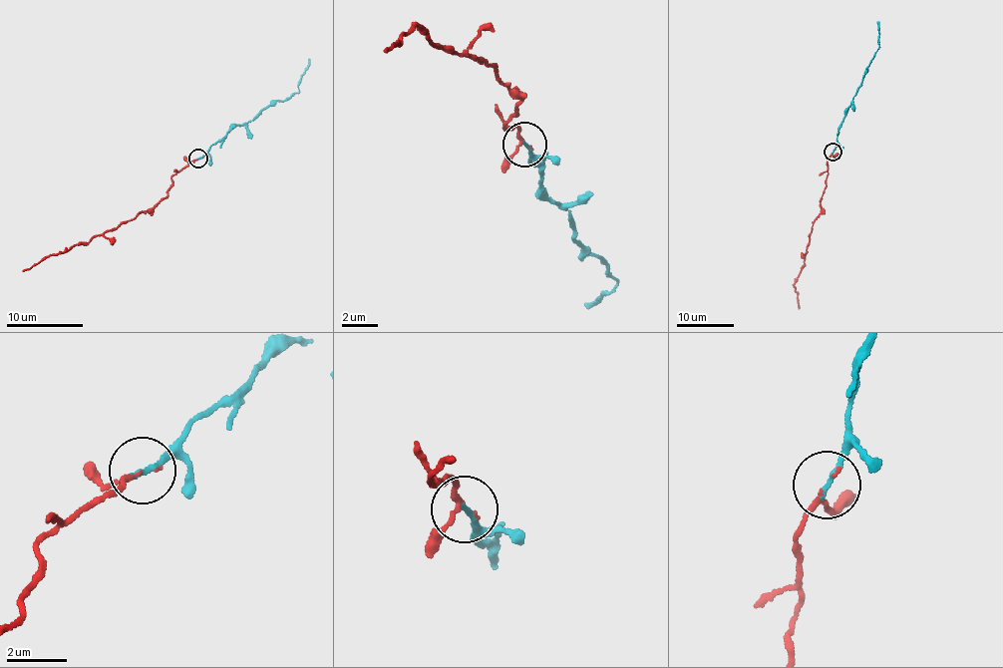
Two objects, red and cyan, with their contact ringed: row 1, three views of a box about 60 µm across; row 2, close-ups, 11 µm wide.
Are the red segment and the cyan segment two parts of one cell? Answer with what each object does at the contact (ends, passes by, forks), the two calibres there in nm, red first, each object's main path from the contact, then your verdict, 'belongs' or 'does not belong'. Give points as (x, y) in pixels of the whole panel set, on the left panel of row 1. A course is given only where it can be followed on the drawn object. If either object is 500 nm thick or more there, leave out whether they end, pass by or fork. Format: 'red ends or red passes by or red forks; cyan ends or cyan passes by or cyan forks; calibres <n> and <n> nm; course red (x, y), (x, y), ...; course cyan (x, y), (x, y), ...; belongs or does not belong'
red passes by; cyan ends; calibres 120 and 190 nm; course red (198, 159), (171, 176), (167, 195), (151, 208), (88, 242), (80, 241), (47, 256), (23, 272); course cyan (198, 159), (232, 129), (243, 127), (277, 101), (282, 103), (299, 91), (300, 77), (309, 59); belongs

